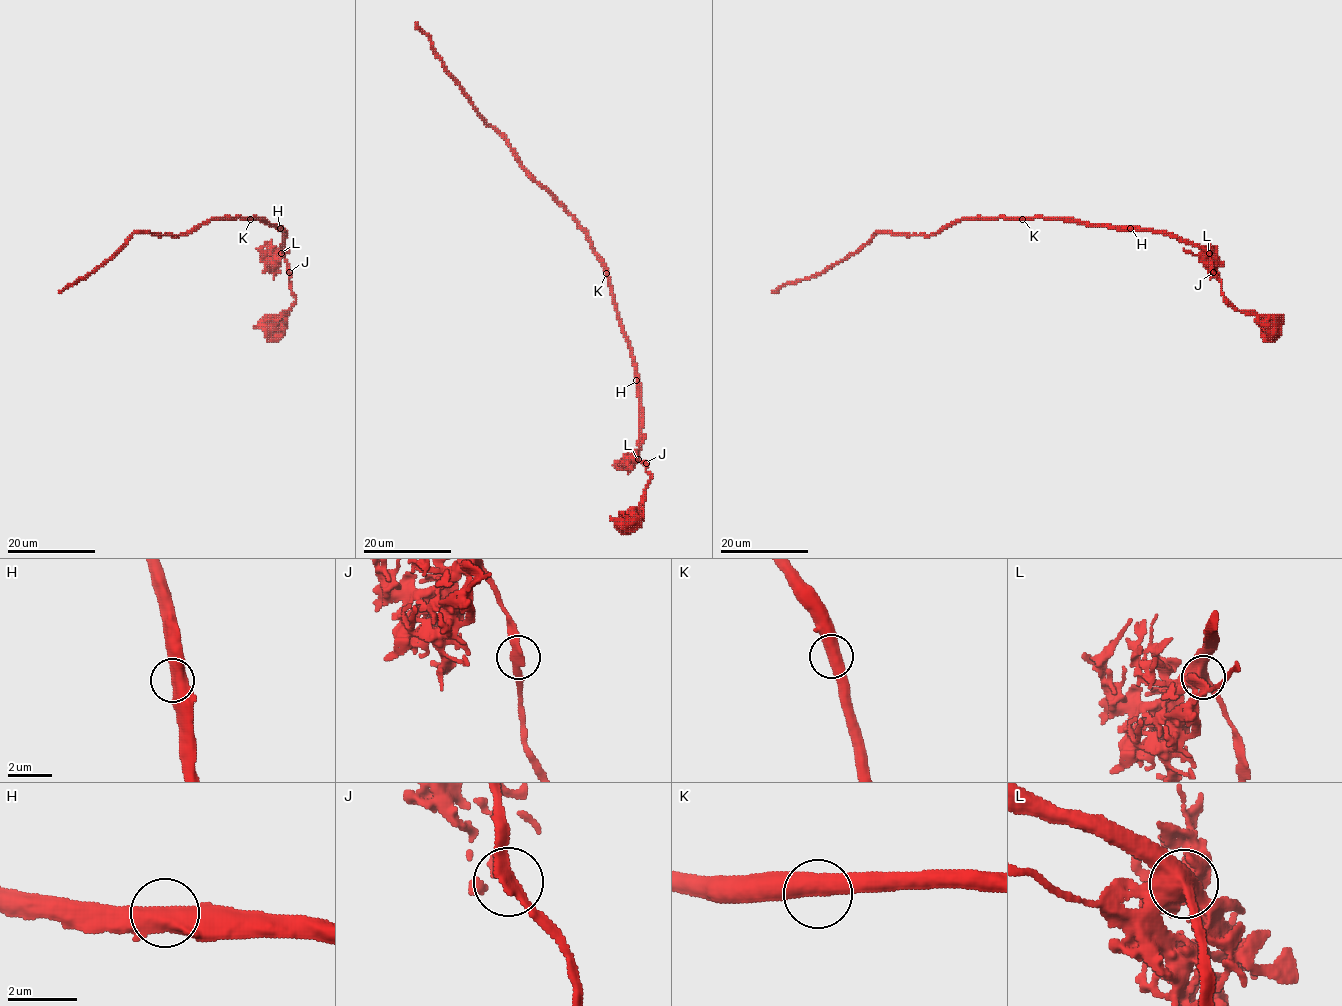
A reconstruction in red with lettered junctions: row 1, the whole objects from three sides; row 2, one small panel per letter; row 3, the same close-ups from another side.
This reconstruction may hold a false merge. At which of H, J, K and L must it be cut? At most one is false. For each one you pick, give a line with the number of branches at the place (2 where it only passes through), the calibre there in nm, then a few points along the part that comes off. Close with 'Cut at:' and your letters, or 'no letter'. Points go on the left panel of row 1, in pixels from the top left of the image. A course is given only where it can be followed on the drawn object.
Cut at: no letter

